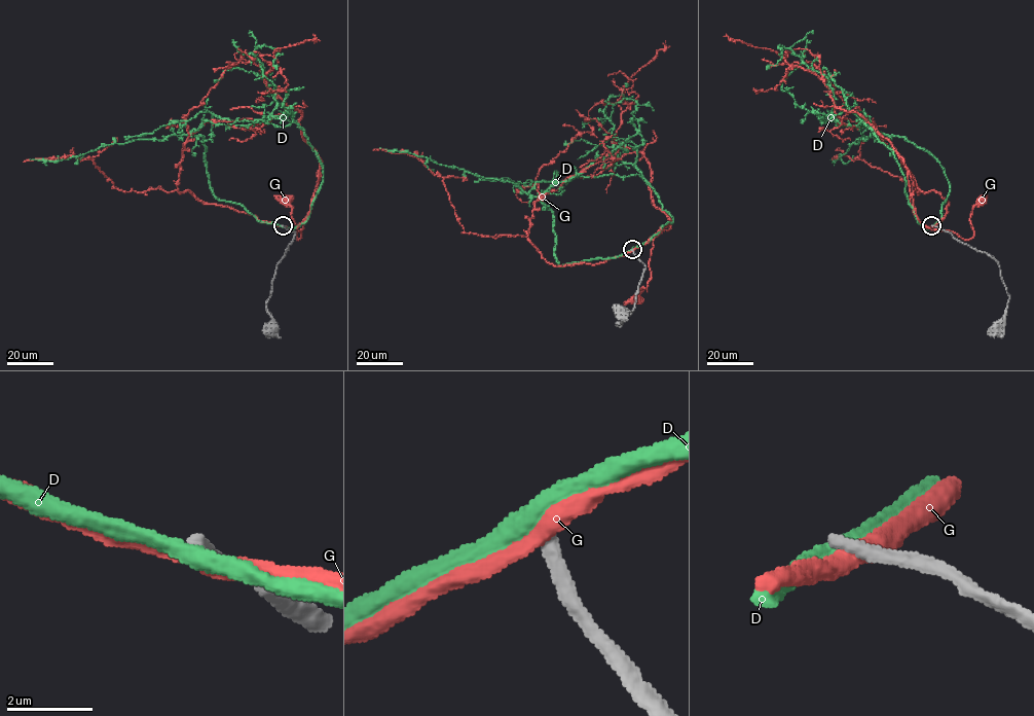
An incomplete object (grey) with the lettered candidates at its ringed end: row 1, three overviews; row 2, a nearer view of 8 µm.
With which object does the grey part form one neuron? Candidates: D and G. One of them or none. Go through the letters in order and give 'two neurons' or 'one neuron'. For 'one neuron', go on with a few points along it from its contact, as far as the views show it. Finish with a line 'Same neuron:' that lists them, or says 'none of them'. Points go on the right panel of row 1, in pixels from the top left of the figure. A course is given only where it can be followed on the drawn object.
D: two neurons
G: two neurons
Same neuron: none of them

